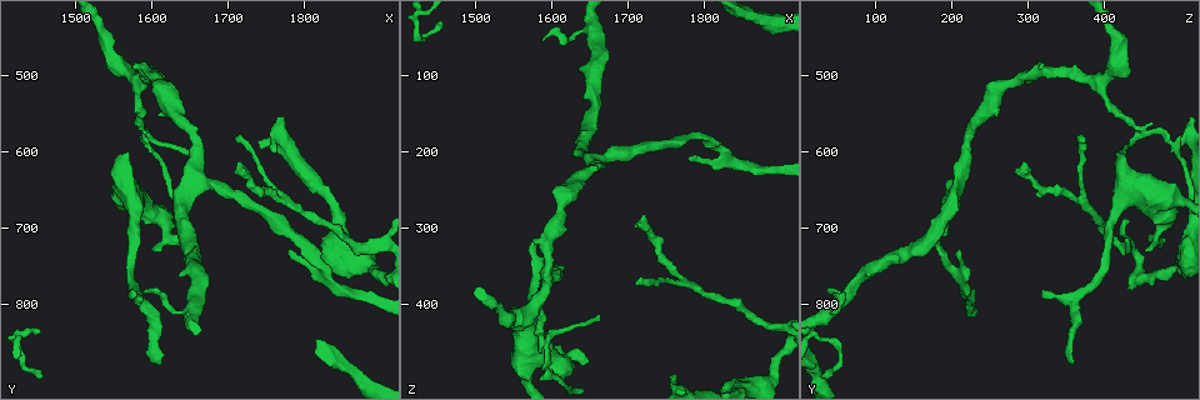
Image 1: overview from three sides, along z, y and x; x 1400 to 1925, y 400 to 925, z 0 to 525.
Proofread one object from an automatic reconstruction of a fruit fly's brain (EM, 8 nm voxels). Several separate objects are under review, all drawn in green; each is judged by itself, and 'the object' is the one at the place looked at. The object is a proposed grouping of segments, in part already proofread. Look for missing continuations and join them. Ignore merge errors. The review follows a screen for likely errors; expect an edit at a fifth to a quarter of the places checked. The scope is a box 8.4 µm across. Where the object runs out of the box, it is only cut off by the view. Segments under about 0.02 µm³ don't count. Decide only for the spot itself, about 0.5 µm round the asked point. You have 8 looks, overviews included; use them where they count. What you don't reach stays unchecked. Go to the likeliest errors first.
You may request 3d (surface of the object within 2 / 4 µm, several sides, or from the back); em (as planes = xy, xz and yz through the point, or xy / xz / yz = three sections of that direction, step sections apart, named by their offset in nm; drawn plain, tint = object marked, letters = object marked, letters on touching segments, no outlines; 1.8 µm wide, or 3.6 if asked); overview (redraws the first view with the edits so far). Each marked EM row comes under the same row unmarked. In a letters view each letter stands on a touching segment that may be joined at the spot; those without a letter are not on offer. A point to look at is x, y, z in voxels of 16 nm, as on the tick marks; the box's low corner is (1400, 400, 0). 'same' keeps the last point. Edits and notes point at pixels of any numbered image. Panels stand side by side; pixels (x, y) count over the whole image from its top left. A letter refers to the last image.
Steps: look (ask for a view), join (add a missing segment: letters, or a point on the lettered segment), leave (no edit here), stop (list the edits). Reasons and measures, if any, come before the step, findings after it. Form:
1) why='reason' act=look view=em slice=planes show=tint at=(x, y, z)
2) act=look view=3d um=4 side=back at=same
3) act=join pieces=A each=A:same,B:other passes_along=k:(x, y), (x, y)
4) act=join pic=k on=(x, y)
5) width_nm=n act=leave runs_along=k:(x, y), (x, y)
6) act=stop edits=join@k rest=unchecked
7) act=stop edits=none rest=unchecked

why='an open end' act=look view=3d um=2 side=back at=(1610, 880, 360)

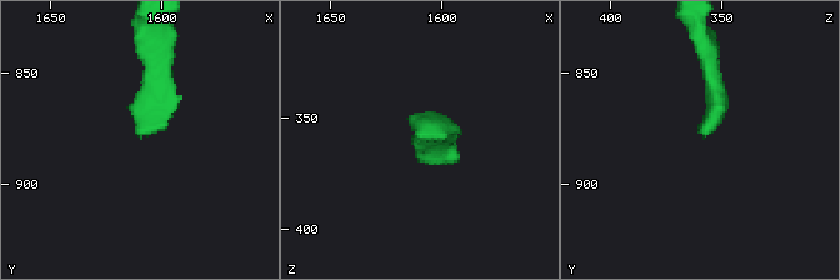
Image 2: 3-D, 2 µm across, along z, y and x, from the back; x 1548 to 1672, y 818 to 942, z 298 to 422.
why='now the EM' act=look view=em slice=planes show=letters at=(1612, 877, 359)

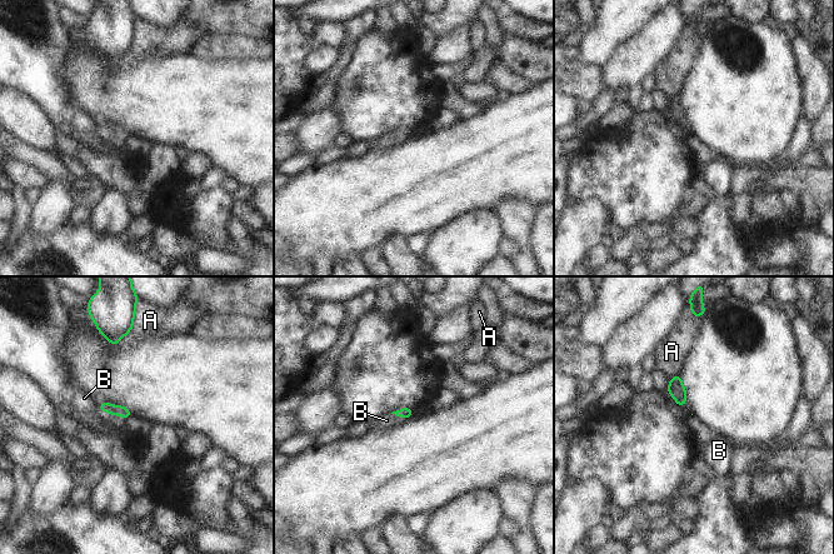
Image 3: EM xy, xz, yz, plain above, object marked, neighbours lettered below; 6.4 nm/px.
act=join pieces=B each=A:other,B:same passes_along=3:(119, 410), (111, 413), (84, 398) found='the neuron continues'

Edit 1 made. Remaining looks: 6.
why='see it whole again' act=look view=overview

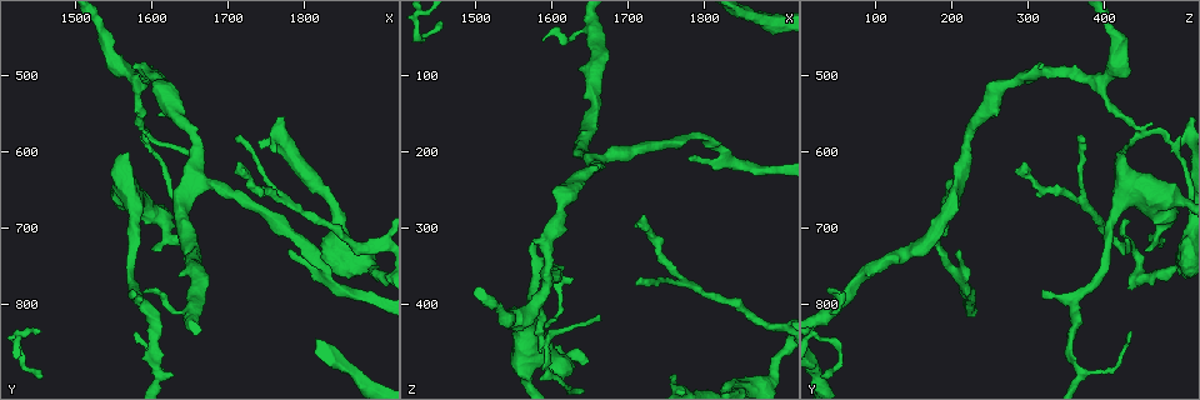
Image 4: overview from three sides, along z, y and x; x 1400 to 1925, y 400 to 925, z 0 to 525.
why='an open end' act=look view=em slice=planes show=letters at=(1645, 715, 470)

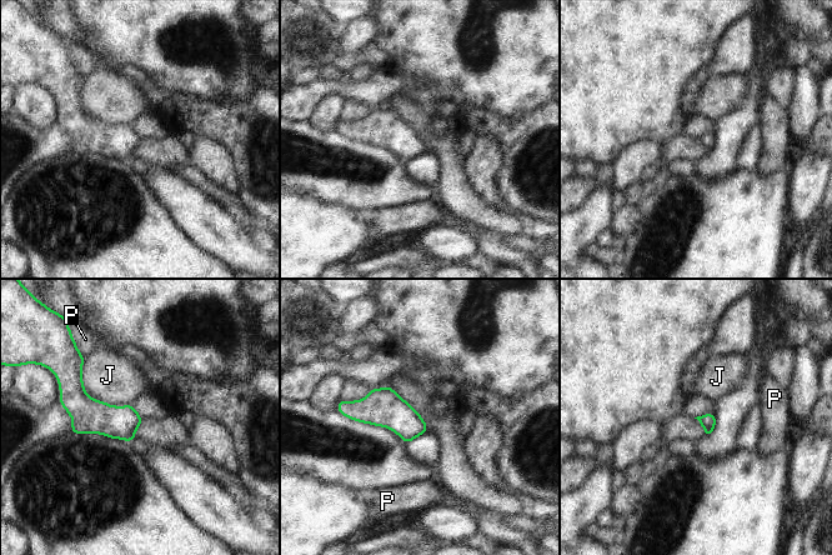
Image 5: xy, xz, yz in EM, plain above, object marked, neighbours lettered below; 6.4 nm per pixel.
act=leave each=J:other,P:other border=5:(84, 356), (84, 390), (131, 405) found='no lettered segment goes on from it'

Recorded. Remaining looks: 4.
act=look view=3d um=4 at=(1580, 785, 315)

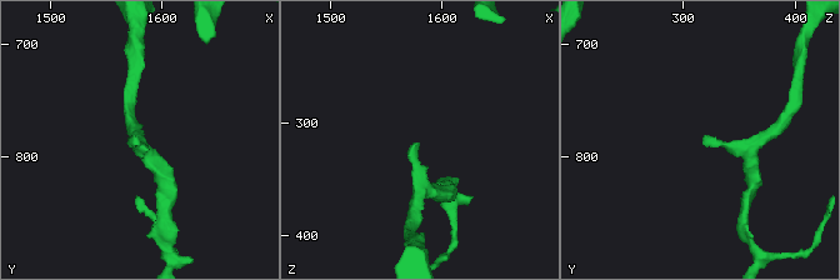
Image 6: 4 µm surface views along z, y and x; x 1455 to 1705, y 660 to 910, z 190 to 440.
act=look view=em slice=planes show=letters at=(1578, 786, 318)

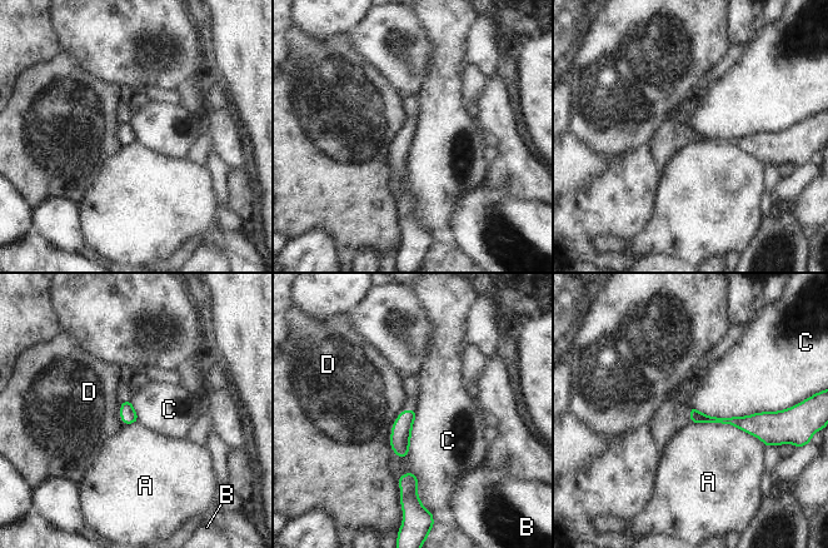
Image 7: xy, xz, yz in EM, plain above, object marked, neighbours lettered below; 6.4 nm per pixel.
longest_contact=C:600nm act=leave each=A:other,B:other,C:other,D:other found='no lettered segment goes on from it'

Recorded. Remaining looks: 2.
act=stop edits=join@3 rest=unchecked

